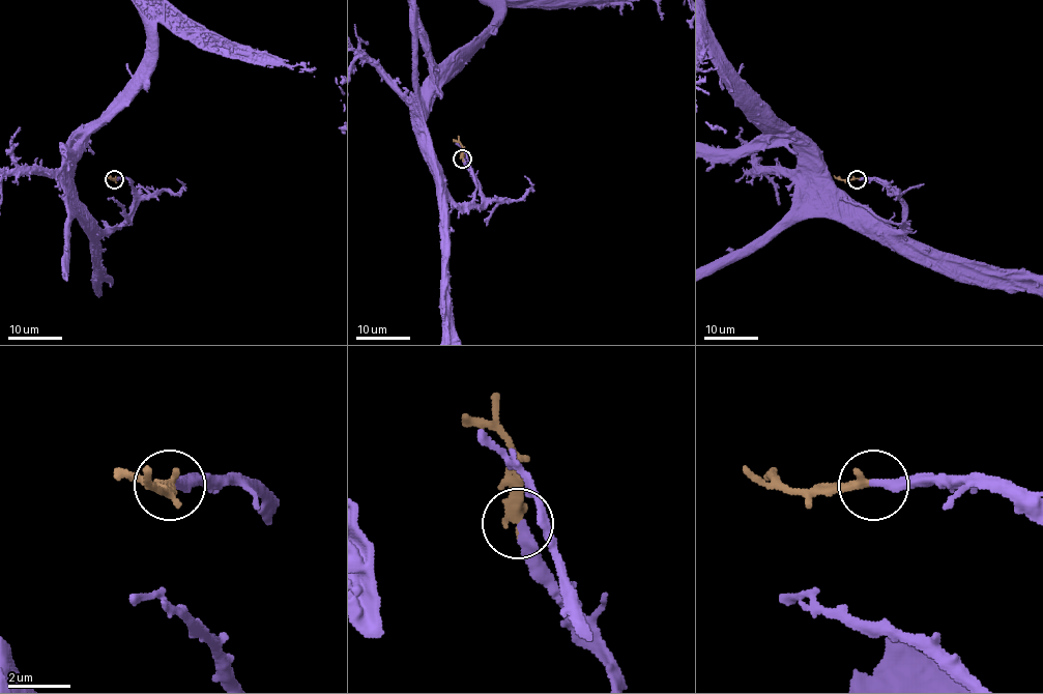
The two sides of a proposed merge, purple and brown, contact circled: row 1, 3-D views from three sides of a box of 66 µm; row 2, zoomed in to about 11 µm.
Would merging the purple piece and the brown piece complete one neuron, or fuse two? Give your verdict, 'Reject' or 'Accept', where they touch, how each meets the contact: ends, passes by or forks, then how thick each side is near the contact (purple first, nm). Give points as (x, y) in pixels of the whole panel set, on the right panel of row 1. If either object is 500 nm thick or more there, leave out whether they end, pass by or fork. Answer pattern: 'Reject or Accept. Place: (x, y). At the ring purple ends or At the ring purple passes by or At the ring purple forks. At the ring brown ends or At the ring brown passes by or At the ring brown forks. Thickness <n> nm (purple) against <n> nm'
Accept. Place: (857, 179). At the ring purple ends. At the ring brown ends. Thickness 340 nm (purple) against 360 nm

